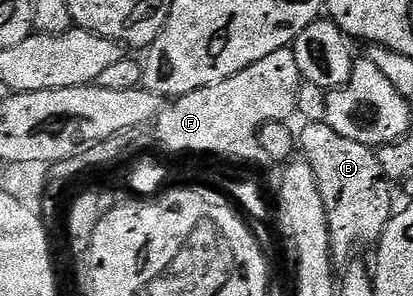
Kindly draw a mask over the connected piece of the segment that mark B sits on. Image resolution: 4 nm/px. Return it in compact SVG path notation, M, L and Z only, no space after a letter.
M325 122L304 123L301 128L298 147L304 150L302 158L314 169L318 193L322 193L322 205L326 205L332 258L344 265L357 258L359 247L371 248L379 244L380 234L394 214L390 183L380 164L380 156L373 148L350 141L350 137L342 137L342 133L334 133Z

